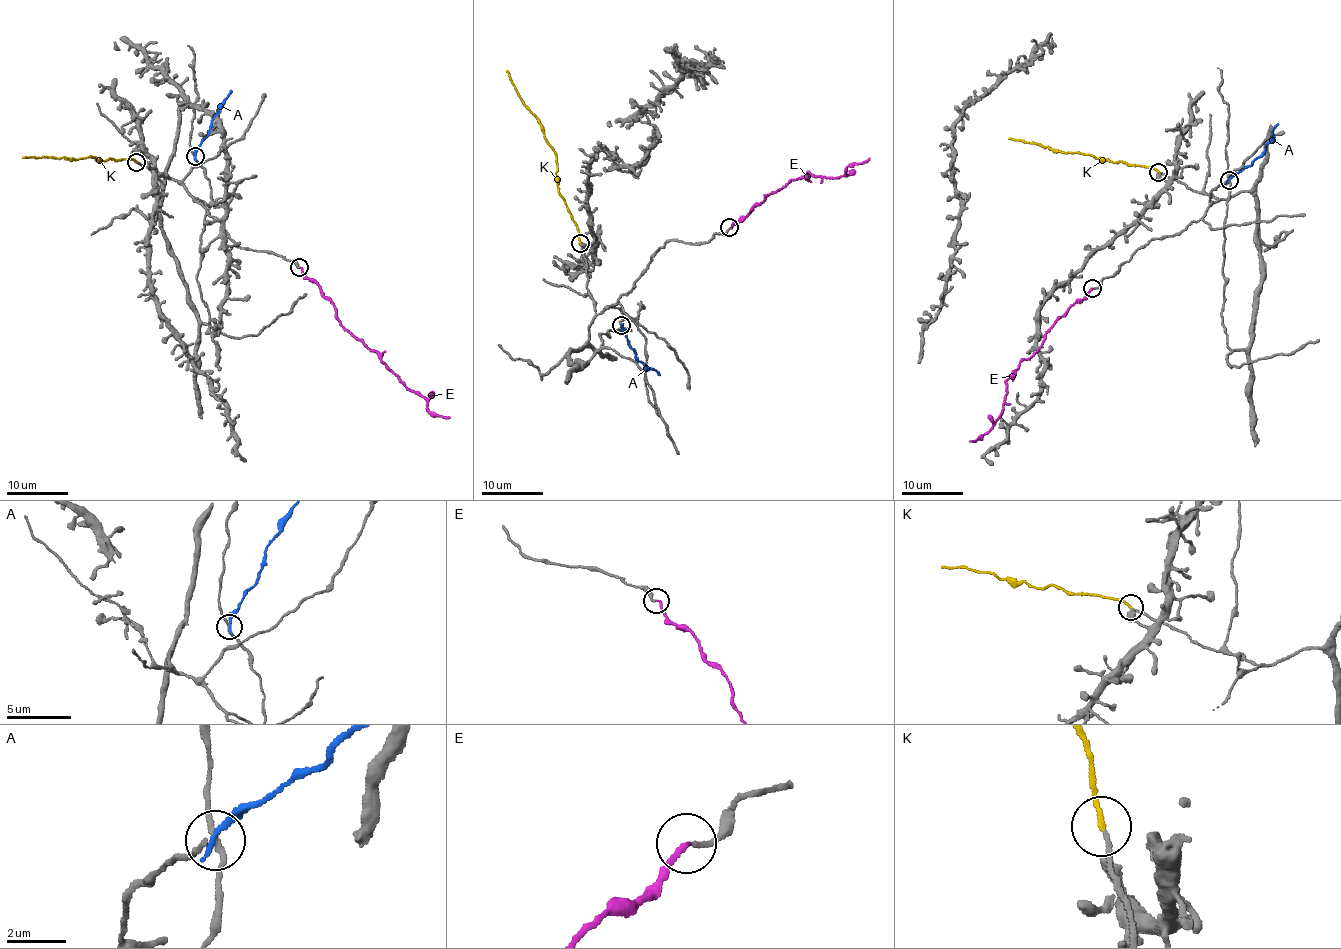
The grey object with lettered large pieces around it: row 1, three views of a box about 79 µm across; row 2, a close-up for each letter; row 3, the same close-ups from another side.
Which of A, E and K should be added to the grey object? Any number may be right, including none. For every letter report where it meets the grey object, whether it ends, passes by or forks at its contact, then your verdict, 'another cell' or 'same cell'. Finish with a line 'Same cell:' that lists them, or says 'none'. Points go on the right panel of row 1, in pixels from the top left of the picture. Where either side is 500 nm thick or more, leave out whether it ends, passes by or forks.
A: contact (1229, 180); it ends; another cell
E: contact (1092, 288); it ends; same cell
K: contact (1158, 172); it ends; same cell
Same cell: E, K

